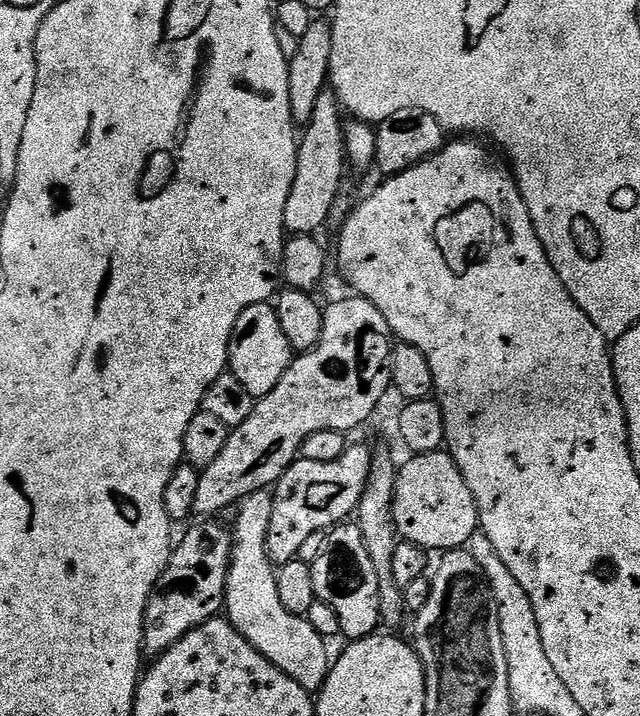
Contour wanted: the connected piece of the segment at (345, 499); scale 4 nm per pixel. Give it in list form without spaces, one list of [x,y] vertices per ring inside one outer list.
[[[352,442],[342,458],[334,458],[334,462],[310,462],[298,458],[284,471],[274,486],[274,514],[270,514],[270,534],[266,540],[266,550],[273,565],[297,559],[302,542],[306,542],[310,534],[331,530],[355,513],[370,478],[373,455],[373,449]]]

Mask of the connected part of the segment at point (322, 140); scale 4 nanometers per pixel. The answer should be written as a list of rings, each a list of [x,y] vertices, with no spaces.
[[[325,90],[314,106],[314,118],[306,125],[297,145],[294,185],[283,212],[285,231],[291,235],[311,235],[318,232],[330,218],[330,207],[340,192],[346,169],[344,130],[340,101],[331,90]]]

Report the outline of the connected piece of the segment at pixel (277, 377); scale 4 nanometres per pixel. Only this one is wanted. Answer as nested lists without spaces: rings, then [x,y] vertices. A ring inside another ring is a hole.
[[[271,303],[255,304],[242,310],[242,318],[238,318],[238,326],[234,326],[234,334],[228,343],[227,371],[238,378],[238,382],[242,382],[243,388],[251,396],[259,398],[270,394],[270,390],[282,382],[282,374],[286,374],[293,359],[290,338],[286,338]]]

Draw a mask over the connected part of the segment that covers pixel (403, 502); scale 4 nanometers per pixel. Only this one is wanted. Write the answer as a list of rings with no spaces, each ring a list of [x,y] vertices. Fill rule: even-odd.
[[[446,450],[422,452],[399,465],[396,473],[394,522],[397,533],[411,544],[443,554],[463,549],[480,527],[478,506],[466,478]]]

